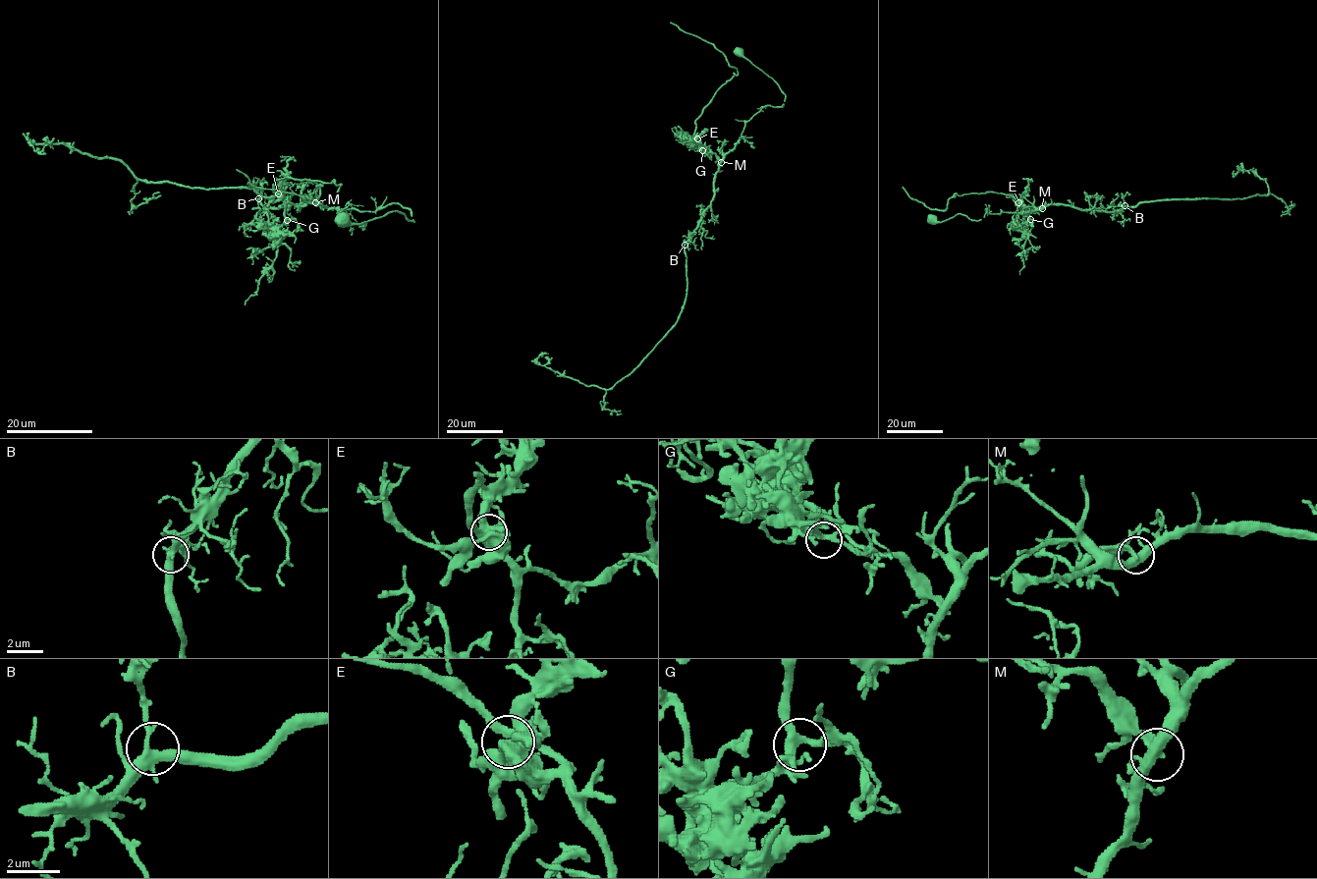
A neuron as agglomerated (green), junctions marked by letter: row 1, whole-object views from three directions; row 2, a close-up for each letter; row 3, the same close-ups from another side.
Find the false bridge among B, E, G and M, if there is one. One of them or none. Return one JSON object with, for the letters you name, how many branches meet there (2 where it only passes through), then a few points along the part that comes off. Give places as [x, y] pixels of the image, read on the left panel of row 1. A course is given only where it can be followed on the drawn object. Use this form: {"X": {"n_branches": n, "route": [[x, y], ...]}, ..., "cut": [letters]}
{"M": {"n_branches": 4, "route": [[316, 202], [284, 202], [275, 180], [341, 185], [327, 205], [313, 204], [301, 194], [257, 189], [236, 169]]}, "cut": ["M"]}

